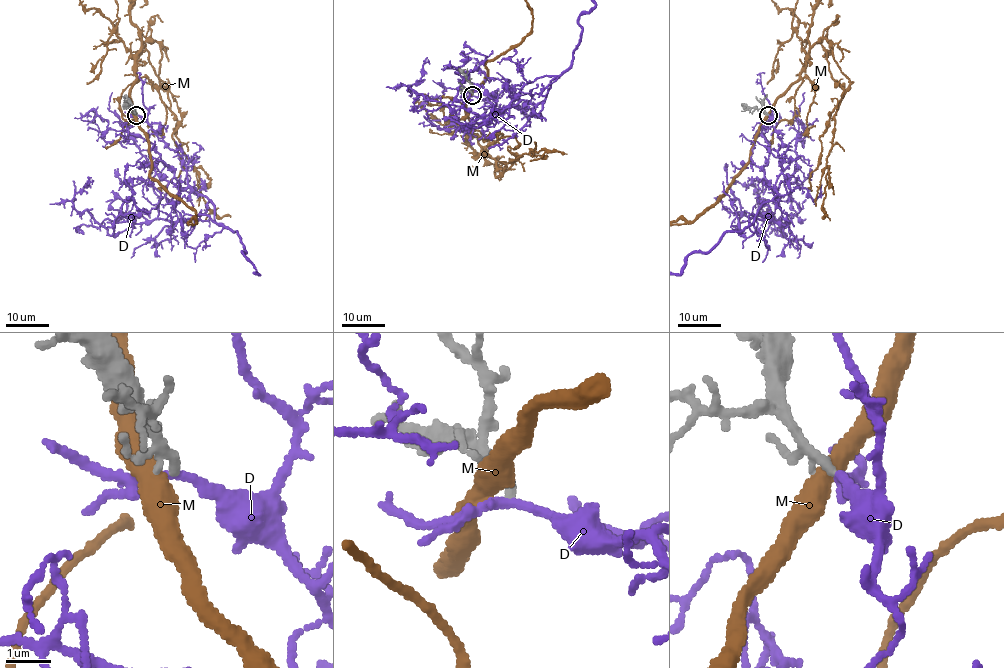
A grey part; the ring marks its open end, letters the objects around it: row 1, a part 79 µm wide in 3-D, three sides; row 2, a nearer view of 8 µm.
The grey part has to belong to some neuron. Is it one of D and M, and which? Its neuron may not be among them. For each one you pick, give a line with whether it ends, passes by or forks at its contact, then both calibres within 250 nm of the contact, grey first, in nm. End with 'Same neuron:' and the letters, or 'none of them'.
D: it passes by | 170/200 nm
Same neuron: D

